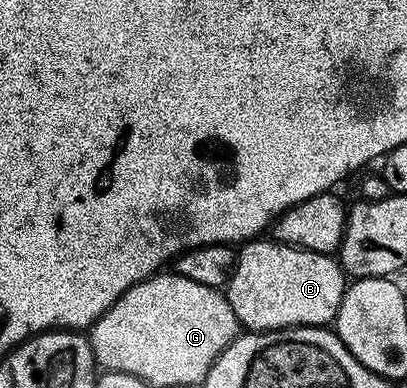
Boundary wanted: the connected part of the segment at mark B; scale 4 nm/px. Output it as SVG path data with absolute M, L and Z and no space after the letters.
M252 239L238 250L235 270L231 272L225 286L225 296L233 315L247 331L270 331L272 329L294 329L300 325L327 327L339 314L339 304L349 284L343 266L334 256L314 253L298 245L284 245L274 239Z

